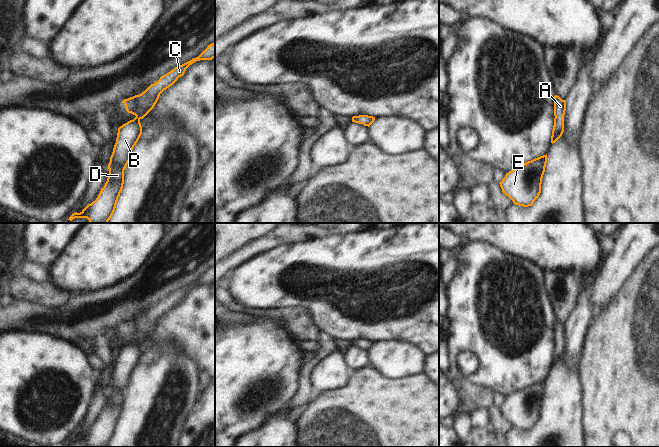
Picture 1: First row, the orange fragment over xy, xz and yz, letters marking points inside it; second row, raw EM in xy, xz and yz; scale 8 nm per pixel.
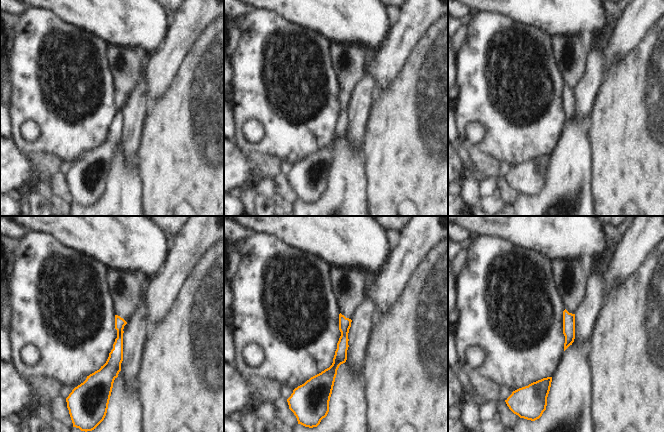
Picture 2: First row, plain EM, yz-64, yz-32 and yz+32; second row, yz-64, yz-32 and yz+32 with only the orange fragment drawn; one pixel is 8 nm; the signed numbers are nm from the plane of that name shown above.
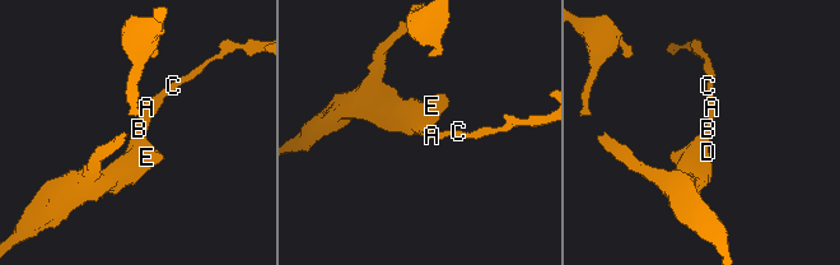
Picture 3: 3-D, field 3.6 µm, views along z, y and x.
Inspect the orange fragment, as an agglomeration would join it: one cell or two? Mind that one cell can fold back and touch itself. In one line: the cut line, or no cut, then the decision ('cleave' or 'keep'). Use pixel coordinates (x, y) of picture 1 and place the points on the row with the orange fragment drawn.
no cut | keep

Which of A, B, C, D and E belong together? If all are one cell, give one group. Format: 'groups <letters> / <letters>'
groups A B C D E

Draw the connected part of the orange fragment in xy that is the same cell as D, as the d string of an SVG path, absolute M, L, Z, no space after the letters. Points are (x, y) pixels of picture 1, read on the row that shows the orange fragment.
M215 42L208 45L198 57L161 76L157 82L151 84L141 94L122 101L126 111L136 117L118 128L116 143L108 164L107 181L96 200L88 204L80 213L73 213L68 220L87 218L90 223L108 223L123 188L124 170L130 161L132 150L142 134L140 120L154 108L160 94L183 76L190 65L196 61L212 60L213 58L215 58Z

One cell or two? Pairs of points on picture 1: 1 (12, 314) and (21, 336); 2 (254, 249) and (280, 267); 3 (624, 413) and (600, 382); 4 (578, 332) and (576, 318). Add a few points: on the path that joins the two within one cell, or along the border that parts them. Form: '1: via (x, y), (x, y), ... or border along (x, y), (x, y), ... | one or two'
1: border along (10, 331), (25, 329), (42, 333) | two
2: border along (283, 244), (263, 251), (240, 264) | two
3: via (623, 405), (608, 390) | one
4: via (577, 329), (577, 321) | one

